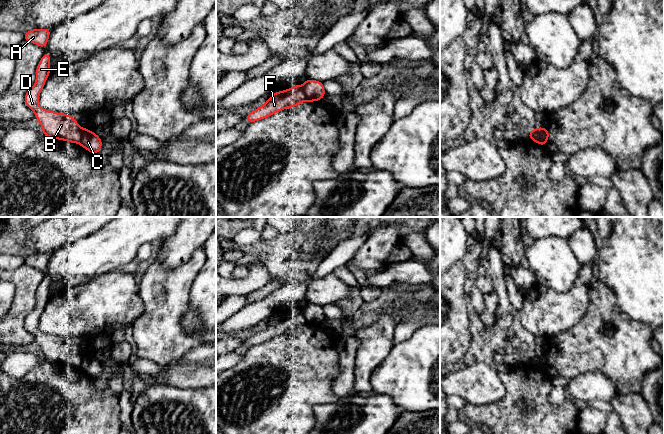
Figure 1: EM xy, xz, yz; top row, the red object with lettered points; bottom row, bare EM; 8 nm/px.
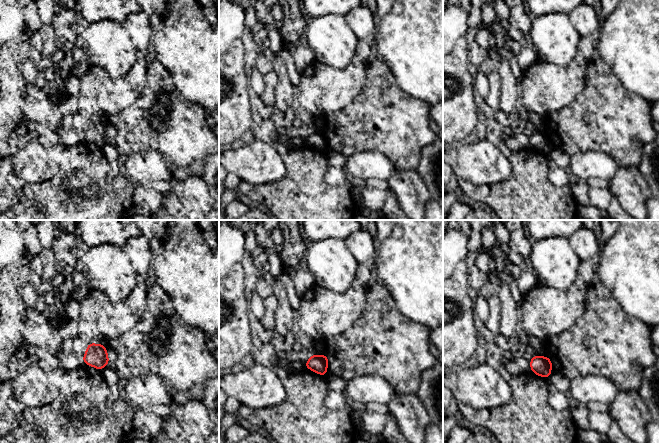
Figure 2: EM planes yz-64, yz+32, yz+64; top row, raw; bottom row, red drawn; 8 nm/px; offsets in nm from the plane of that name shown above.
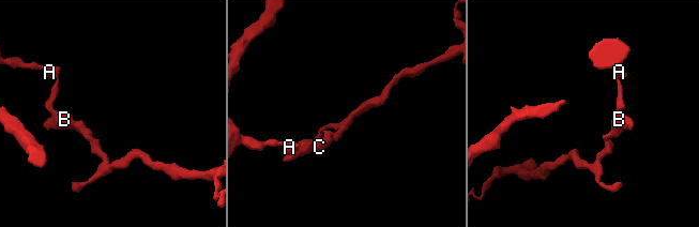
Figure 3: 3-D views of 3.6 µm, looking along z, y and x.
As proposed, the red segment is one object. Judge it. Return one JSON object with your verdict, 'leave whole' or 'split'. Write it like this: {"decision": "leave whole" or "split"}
{"decision": "split"}

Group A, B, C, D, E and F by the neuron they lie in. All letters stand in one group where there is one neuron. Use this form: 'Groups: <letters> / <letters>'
Groups: A B D E F / C

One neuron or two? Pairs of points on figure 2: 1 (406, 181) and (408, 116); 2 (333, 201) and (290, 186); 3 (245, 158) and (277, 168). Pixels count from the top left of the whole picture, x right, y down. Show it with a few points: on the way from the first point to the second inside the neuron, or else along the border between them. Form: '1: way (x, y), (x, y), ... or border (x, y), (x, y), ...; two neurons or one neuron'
1: border (395, 168), (415, 171); two neurons
2: way (322, 201), (308, 201), (301, 194); one neuron
3: way (253, 163), (261, 163), (269, 167); one neuron

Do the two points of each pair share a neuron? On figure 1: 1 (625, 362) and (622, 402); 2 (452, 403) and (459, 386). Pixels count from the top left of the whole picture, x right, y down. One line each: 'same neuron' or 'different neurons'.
1: different neurons
2: different neurons

